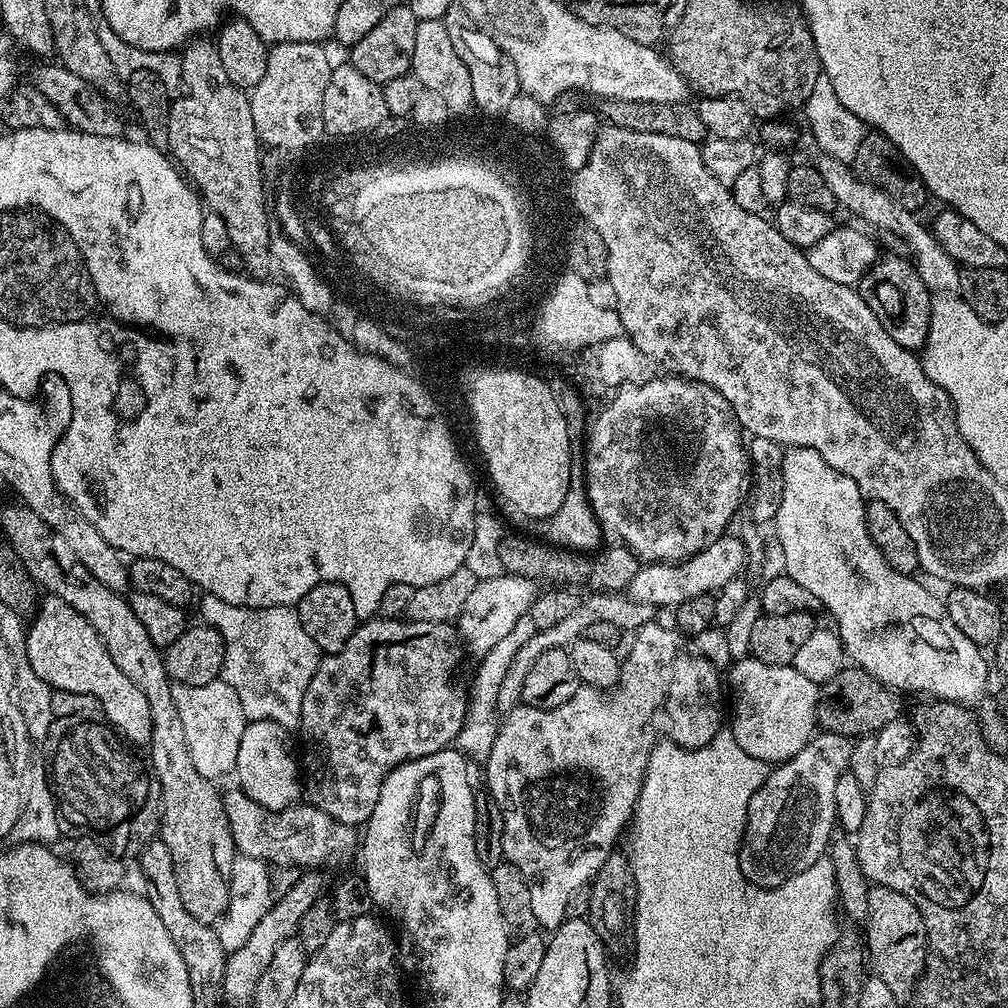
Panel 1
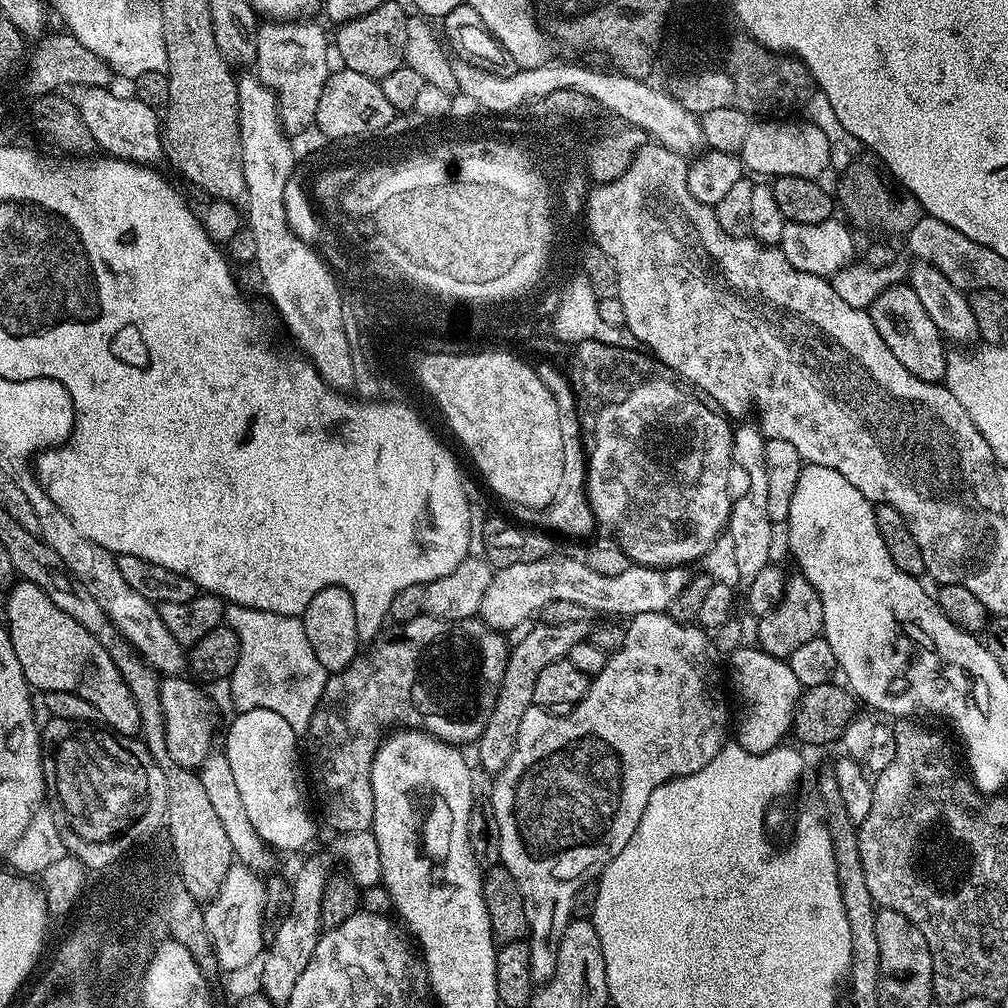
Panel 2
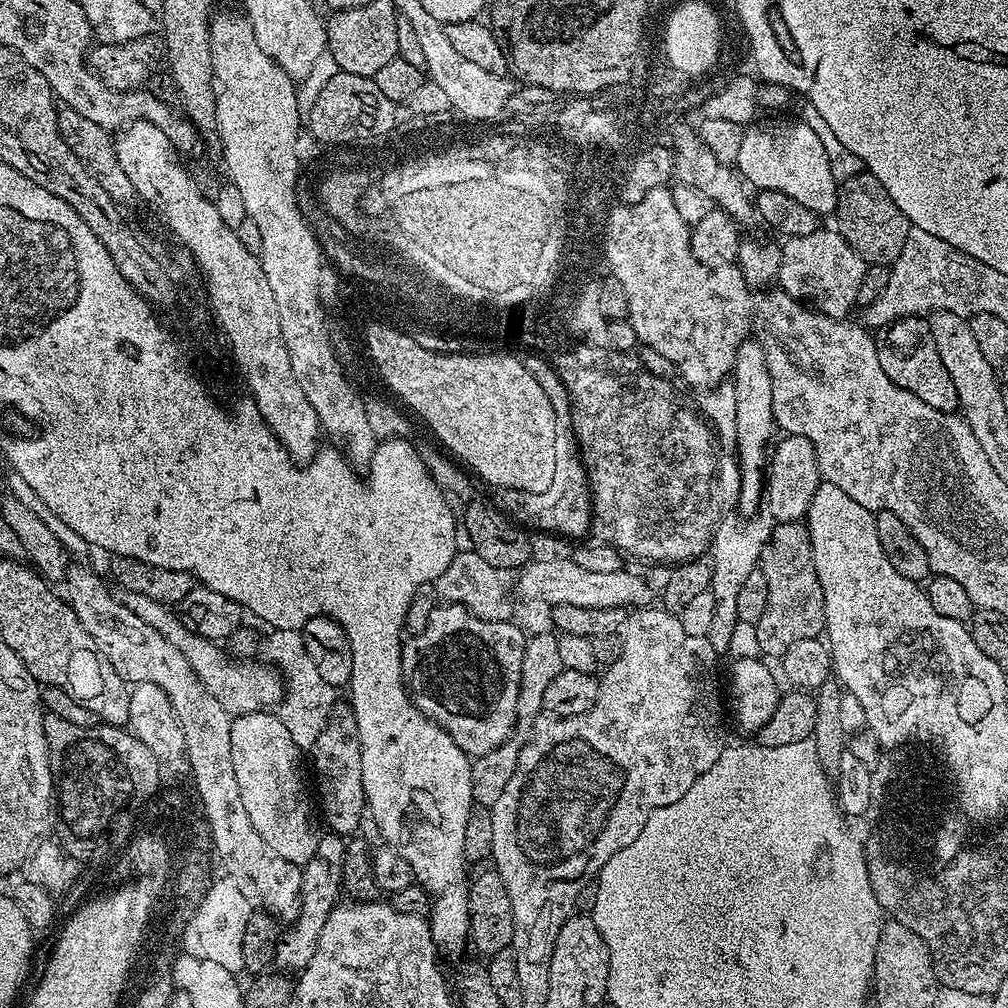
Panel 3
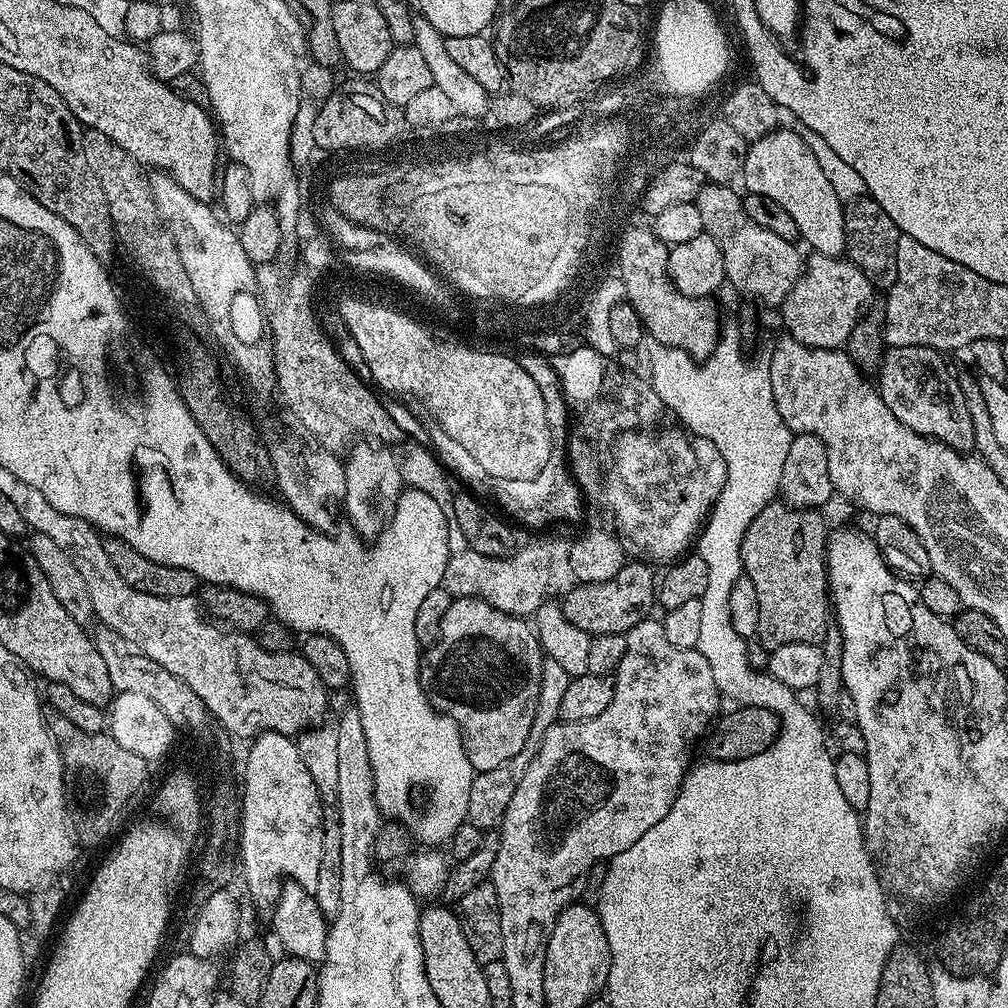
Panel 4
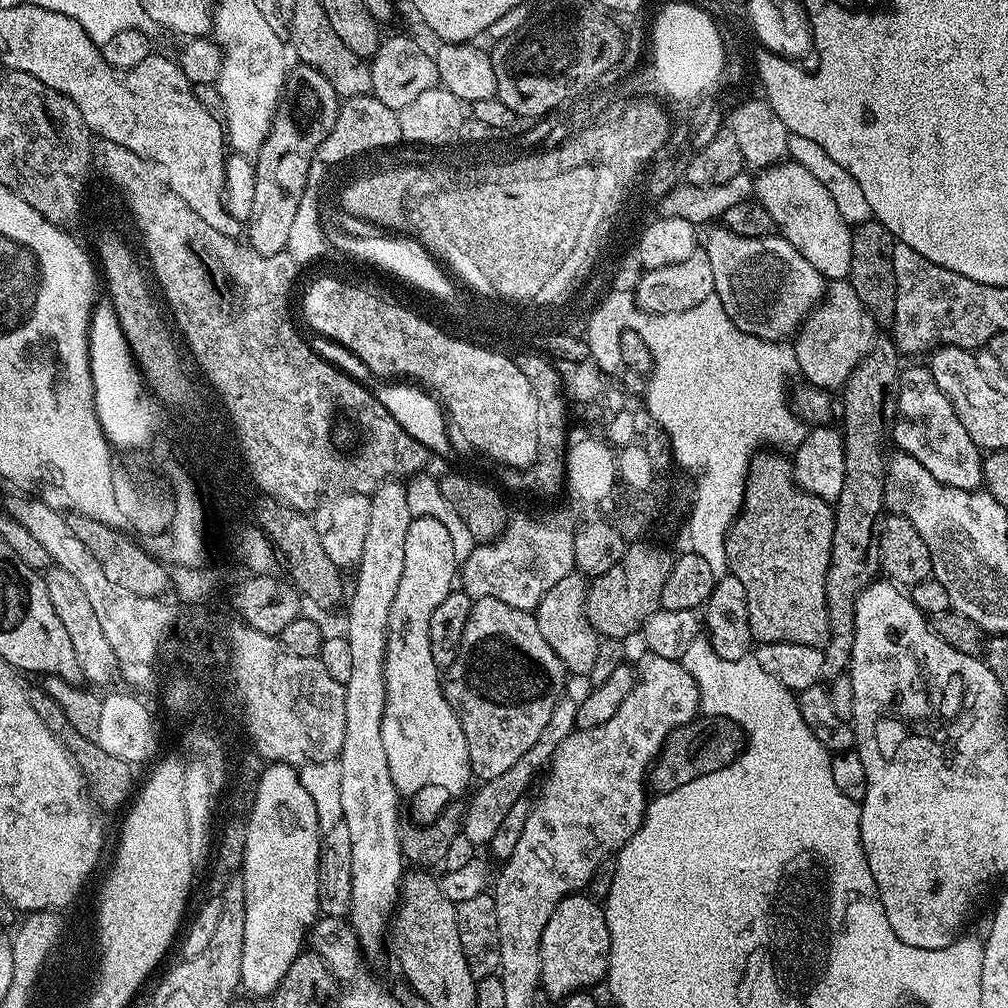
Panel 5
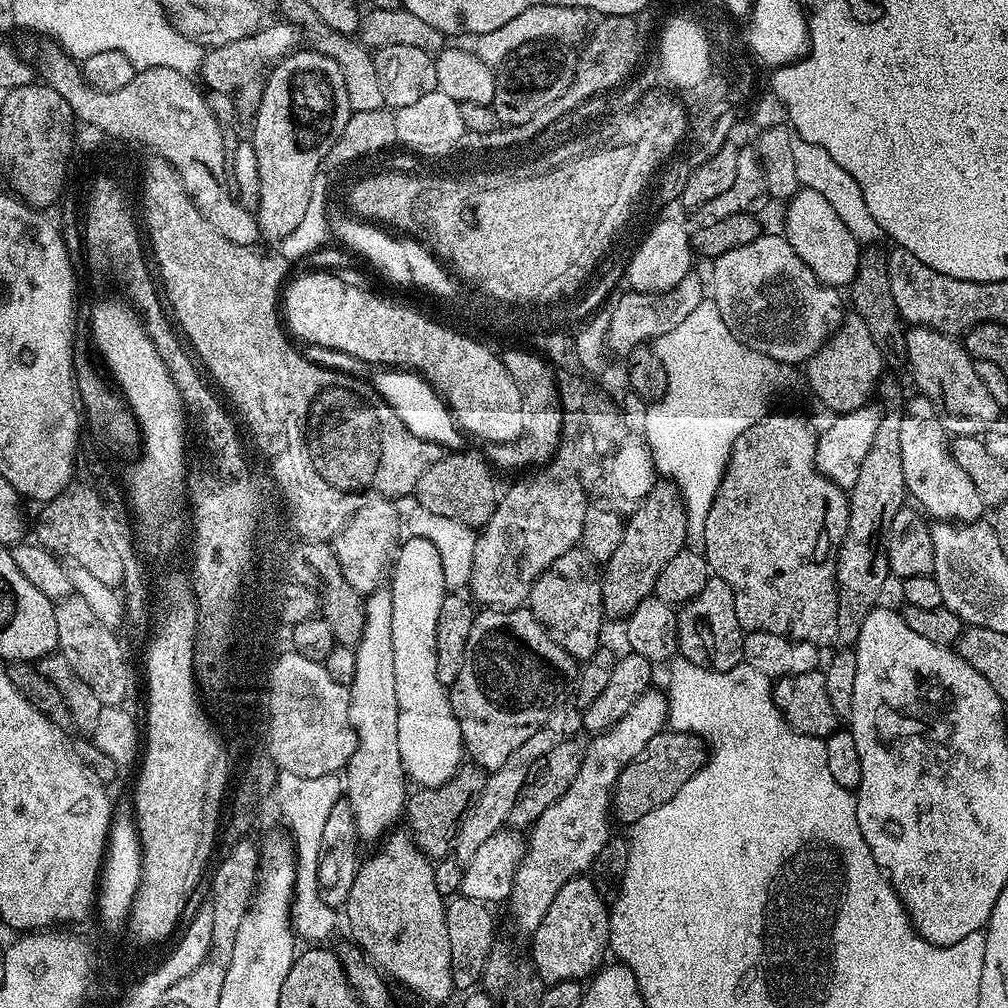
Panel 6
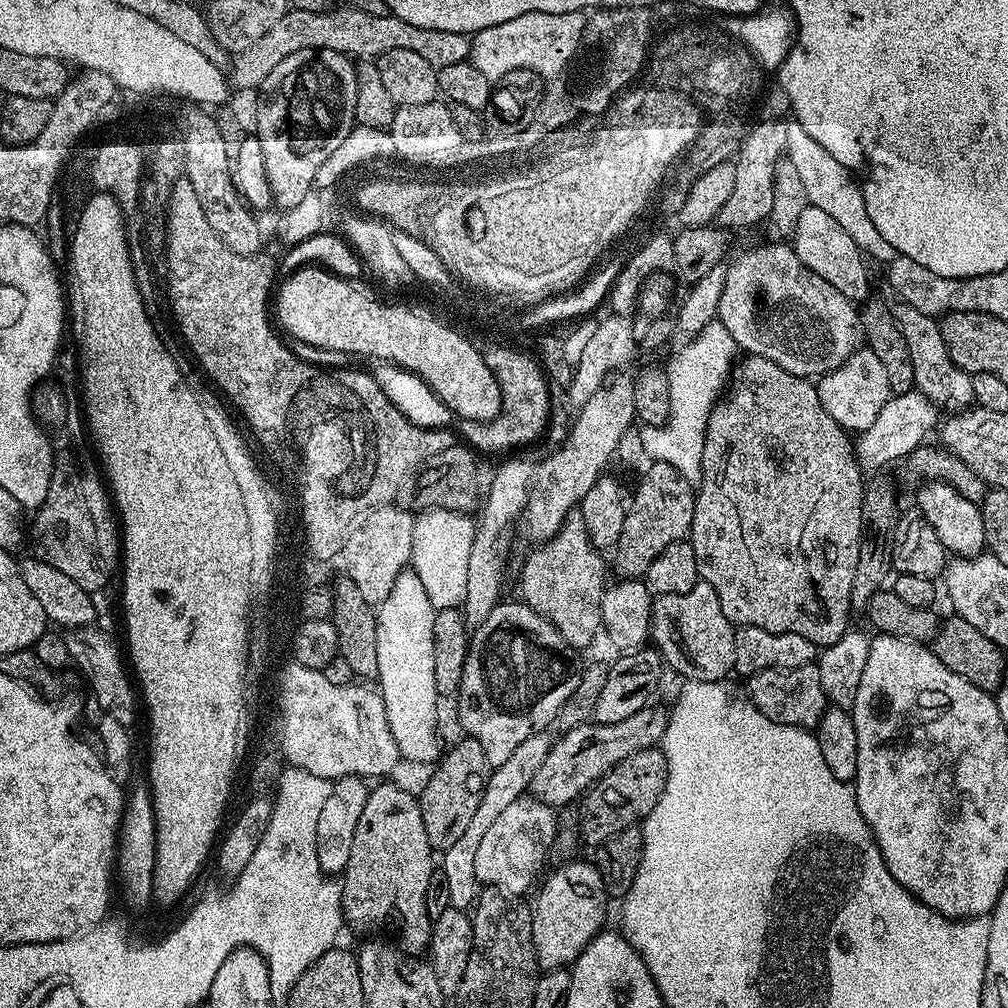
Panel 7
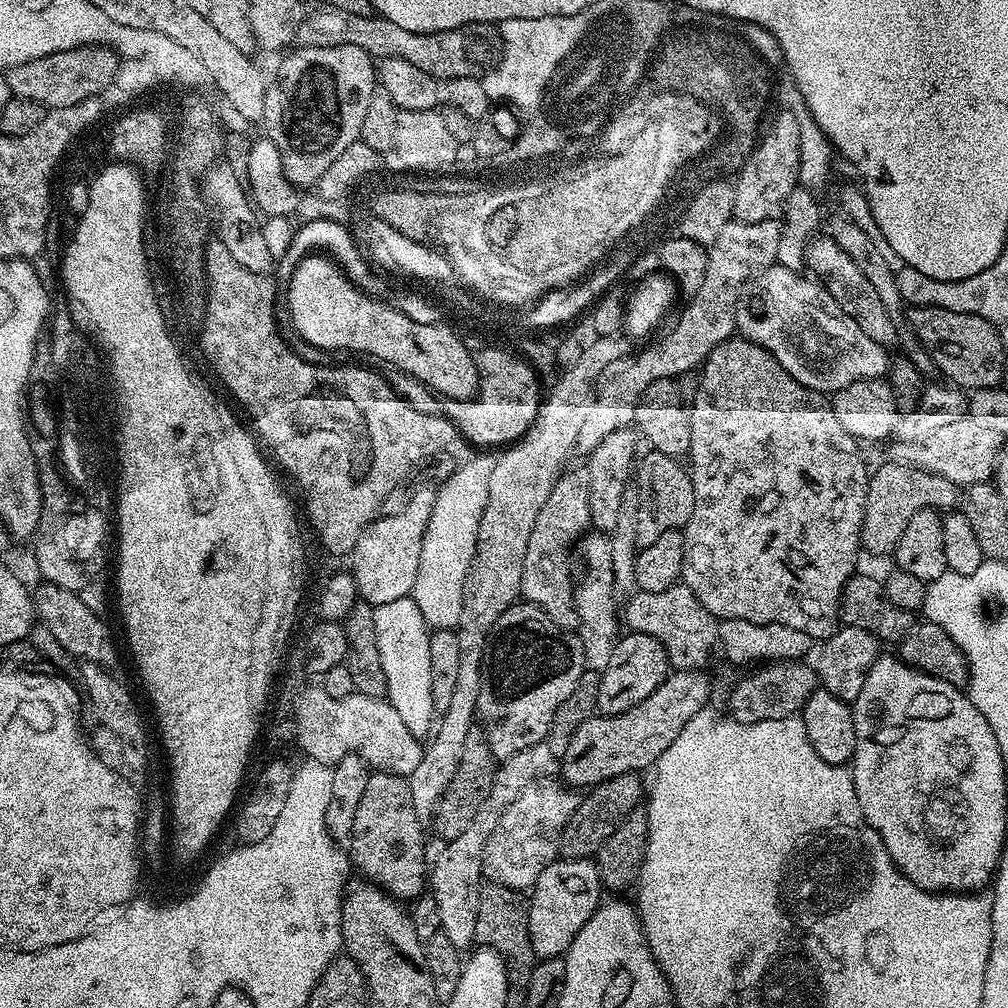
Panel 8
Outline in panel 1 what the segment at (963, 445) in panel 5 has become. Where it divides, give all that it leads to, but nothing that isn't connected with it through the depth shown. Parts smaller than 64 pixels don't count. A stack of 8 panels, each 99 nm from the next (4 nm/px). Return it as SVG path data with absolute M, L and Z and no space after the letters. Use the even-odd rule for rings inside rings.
M884 256L872 265L858 283L860 297L874 310L874 318L882 322L886 334L898 342L898 346L913 350L923 349L928 337L933 293L918 278L918 270L911 259L900 256ZM904 259L904 260L903 260Z

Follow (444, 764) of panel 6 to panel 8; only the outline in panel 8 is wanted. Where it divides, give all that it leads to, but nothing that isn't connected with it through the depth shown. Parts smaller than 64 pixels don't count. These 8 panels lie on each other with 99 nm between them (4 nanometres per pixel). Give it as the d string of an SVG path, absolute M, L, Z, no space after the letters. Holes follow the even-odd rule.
M411 595L374 608L374 630L378 630L378 654L382 654L382 670L386 670L387 701L398 710L406 730L417 738L424 738L433 731L436 707L430 698L430 629L422 618L422 610L412 601Z

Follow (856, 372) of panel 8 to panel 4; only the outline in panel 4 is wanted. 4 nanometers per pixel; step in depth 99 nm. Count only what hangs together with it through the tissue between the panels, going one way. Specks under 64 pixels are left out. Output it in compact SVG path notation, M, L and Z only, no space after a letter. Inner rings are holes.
M711 182L703 186L694 203L702 216L703 231L714 238L722 250L727 283L764 304L783 305L802 271L802 256L800 260L797 245L786 238L778 238L778 234L770 230L762 230L762 226L746 214L743 199L739 195L736 197L735 187Z

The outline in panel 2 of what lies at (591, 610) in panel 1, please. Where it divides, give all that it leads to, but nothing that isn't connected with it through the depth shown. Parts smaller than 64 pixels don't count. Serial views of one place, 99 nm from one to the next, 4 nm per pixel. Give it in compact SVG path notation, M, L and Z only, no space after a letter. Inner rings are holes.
M582 618L578 622L568 622L566 626L550 626L537 623L537 628L529 627L524 637L517 644L511 645L506 664L506 674L502 674L502 686L498 690L498 698L494 702L494 710L490 714L490 722L486 722L486 730L482 730L479 740L475 741L476 756L480 764L491 774L499 774L506 766L510 754L514 750L514 742L518 738L518 726L522 723L522 714L533 707L534 682L538 674L542 674L550 662L558 662L567 657L574 646L585 643L590 636L590 624Z

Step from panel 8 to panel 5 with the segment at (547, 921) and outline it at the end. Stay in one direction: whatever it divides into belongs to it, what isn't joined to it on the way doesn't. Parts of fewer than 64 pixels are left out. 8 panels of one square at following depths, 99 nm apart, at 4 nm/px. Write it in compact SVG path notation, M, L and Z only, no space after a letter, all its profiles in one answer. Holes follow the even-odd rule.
M573 894L558 901L546 930L542 930L540 957L540 986L549 1001L559 1002L572 992L592 986L588 984L601 983L607 977L610 958L610 930L603 907L588 894Z

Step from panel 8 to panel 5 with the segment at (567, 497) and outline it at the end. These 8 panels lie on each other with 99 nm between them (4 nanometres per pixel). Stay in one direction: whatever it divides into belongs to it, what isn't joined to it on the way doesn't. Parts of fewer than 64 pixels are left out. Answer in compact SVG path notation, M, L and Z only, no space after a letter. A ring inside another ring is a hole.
M573 574L562 578L562 582L550 586L534 609L534 615L538 622L538 630L542 638L546 638L550 650L558 654L558 658L564 664L565 673L576 676L591 677L594 670L594 661L598 658L598 646L602 639L599 632L590 626L590 618L586 618L586 598L588 597L589 581L583 575Z

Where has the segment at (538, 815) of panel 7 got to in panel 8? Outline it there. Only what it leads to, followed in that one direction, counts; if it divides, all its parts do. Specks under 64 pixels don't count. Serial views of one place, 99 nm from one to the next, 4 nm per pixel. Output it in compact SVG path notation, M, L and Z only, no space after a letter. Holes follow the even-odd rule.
M540 776L530 782L510 802L510 806L498 818L490 838L486 838L484 847L484 870L495 883L504 884L517 890L531 889L538 874L546 870L560 851L560 839L570 814L578 810L581 793L577 789L552 776ZM557 780L557 781L556 781ZM492 875L492 876L491 876Z

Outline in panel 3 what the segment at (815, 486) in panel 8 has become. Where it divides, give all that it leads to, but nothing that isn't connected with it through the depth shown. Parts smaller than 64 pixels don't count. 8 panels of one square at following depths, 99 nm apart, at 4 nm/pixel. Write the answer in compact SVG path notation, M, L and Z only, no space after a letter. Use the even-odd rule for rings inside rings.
M786 522L785 524L776 524L773 529L768 532L768 541L764 543L764 549L760 551L758 565L758 571L766 574L766 586L770 590L770 594L766 594L766 611L762 613L762 618L755 626L761 653L765 657L783 658L786 650L790 650L790 646L795 646L797 642L803 642L805 638L817 638L825 631L824 595L822 594L822 582L818 582L818 574L814 570L814 558L812 557L807 523Z

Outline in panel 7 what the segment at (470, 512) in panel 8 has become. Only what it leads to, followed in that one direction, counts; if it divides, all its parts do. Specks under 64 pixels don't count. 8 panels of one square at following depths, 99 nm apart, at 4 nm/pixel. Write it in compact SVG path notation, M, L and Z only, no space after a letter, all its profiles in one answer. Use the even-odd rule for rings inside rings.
M441 508L421 511L413 522L411 569L422 578L426 594L437 610L460 608L466 598L466 576L470 570L470 548L476 525L471 515Z

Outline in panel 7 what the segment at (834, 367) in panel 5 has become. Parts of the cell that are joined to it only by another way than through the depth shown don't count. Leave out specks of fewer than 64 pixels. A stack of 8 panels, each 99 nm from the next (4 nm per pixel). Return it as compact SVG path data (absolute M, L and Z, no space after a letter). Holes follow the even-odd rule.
M867 346L857 348L856 353L842 366L838 366L832 372L819 377L815 381L818 390L818 398L822 398L822 410L834 418L849 433L859 434L874 426L878 414L882 414L882 406L893 397L890 390L890 382L886 379L886 369L881 360Z

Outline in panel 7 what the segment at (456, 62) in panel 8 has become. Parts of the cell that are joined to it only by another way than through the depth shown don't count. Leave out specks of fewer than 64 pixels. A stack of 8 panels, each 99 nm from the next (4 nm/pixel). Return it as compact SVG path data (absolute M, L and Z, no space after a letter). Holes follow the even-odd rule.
M351 6L334 8L315 12L289 7L288 13L278 18L278 22L274 22L274 26L270 26L270 30L266 30L266 34L262 34L262 38L254 42L254 46L250 46L245 52L235 53L232 76L230 72L231 87L259 89L270 70L274 70L278 62L290 58L290 54L298 54L298 50L325 48L349 58L375 58L386 54L386 50L414 50L414 54L422 54L422 58L426 58L426 62L430 62L430 66L437 70L454 66L454 62L462 62L471 57L472 41L465 33L426 30L422 26L410 26L410 22L402 22L402 18L391 14L375 16Z

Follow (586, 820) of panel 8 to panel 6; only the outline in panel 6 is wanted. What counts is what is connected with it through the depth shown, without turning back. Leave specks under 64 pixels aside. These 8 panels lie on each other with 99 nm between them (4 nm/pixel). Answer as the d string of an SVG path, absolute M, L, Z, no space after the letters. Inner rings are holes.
M665 730L654 734L650 742L629 764L620 770L620 777L612 793L612 808L614 816L625 826L631 826L636 821L646 818L650 810L670 802L670 798L681 784L686 783L704 765L706 745L699 736L691 732Z

